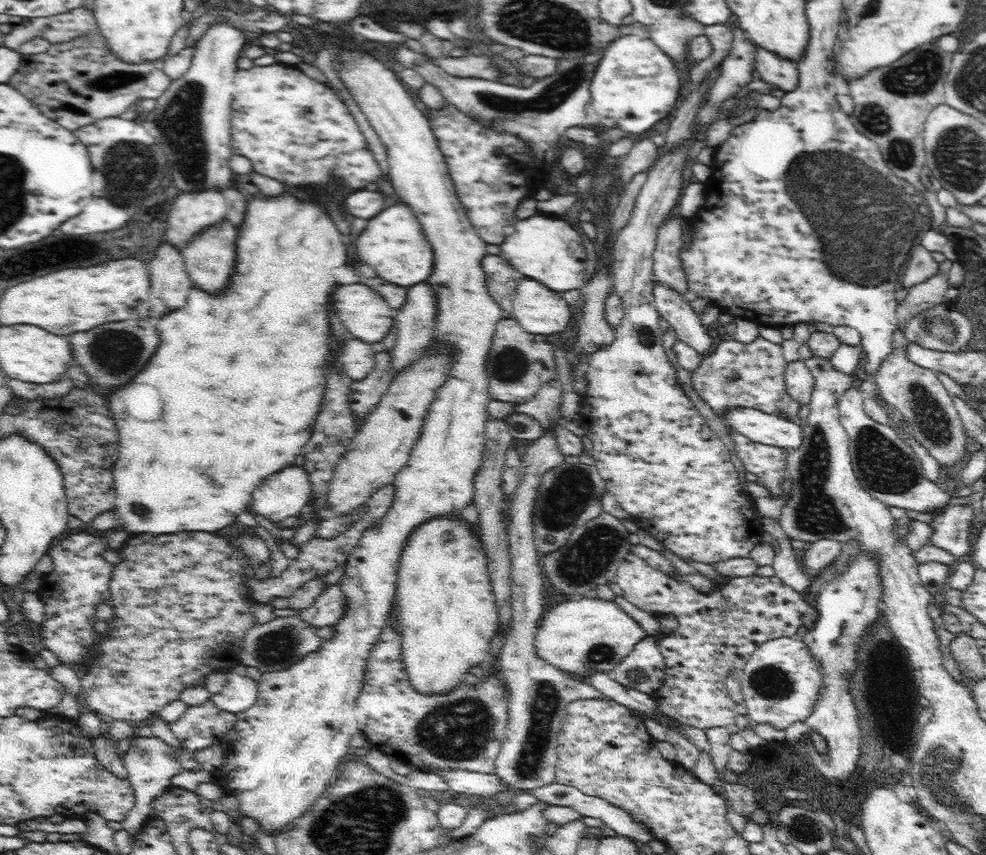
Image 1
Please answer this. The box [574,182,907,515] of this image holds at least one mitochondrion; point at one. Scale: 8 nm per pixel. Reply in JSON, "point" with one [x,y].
{"point":[731,378]}

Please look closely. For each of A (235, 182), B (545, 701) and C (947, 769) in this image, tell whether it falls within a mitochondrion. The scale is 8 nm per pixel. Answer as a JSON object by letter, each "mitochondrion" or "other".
{"A":"other","B":"mitochondrion","C":"mitochondrion"}

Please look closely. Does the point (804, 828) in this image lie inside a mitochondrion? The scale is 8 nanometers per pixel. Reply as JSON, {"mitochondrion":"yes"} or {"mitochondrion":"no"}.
{"mitochondrion":"yes"}

